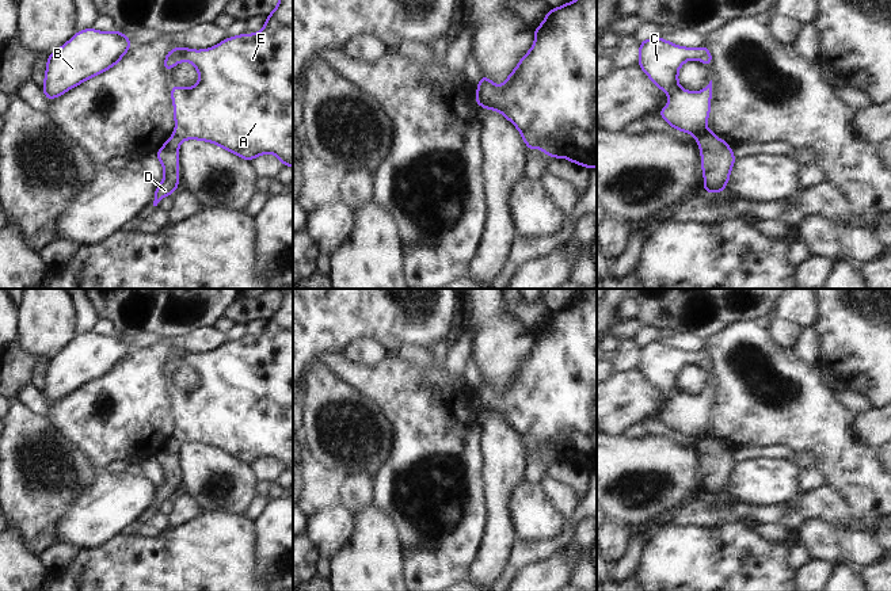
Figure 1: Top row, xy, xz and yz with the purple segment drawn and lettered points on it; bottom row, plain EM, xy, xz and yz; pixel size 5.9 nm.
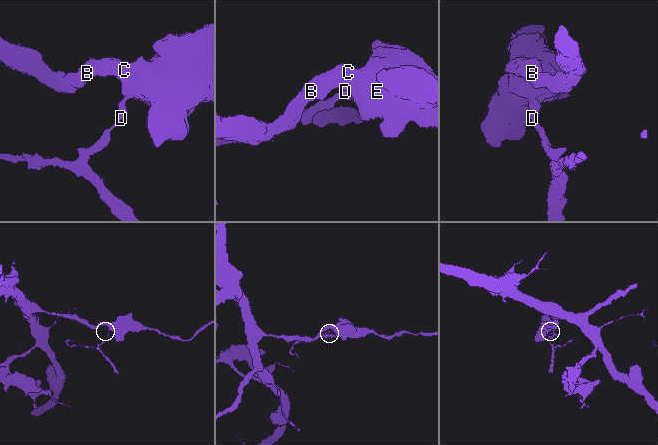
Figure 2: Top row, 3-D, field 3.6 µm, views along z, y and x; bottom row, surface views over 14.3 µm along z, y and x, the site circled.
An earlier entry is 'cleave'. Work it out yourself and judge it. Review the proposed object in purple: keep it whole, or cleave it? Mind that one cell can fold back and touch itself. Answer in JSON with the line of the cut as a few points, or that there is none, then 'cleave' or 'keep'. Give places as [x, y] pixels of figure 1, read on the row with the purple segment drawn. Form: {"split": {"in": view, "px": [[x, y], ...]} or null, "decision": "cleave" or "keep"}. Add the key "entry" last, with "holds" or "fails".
{"split": {"in": "yz", "px": [[711, 133], [697, 140]]}, "decision": "cleave", "entry": "holds"}

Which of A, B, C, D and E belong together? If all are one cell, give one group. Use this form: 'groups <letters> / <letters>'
groups A B C E / D

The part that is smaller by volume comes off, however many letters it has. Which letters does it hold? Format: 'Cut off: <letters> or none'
Cut off: D

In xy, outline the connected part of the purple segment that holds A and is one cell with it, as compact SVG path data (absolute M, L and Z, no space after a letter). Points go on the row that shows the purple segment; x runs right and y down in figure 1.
M279 0L262 31L225 38L205 50L178 46L163 66L168 73L182 61L197 68L199 81L190 88L171 84L175 137L213 142L248 161L273 153L283 167L293 167L293 0Z

